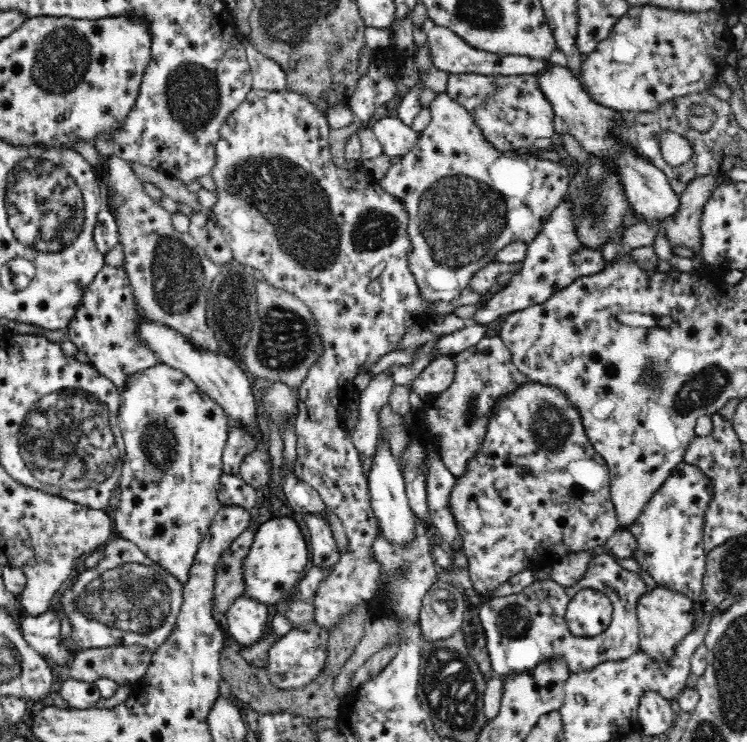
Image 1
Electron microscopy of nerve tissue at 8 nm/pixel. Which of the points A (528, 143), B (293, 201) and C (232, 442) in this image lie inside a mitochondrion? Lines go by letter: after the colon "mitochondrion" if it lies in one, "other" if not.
A: other
B: mitochondrion
C: other

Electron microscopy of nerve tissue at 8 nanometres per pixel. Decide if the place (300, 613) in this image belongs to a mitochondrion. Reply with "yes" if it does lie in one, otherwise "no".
yes

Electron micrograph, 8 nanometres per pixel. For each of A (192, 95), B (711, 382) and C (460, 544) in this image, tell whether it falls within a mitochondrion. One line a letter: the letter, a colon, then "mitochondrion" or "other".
A: mitochondrion
B: mitochondrion
C: other

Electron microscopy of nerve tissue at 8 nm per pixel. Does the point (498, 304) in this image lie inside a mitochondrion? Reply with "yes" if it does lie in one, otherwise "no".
no

